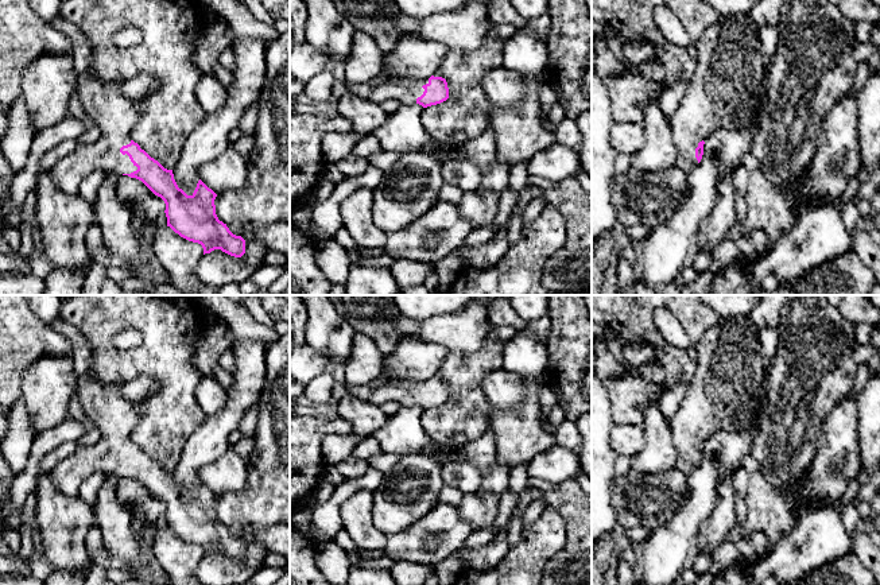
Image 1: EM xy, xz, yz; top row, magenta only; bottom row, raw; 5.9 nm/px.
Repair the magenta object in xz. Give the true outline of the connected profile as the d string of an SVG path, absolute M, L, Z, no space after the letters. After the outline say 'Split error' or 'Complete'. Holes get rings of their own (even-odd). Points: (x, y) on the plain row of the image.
M438 376L423 381L379 377L372 381L372 387L368 400L379 406L396 402L400 406L419 406L427 410L449 400L447 384Z. Split error

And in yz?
M749 317L720 318L717 324L706 330L701 341L695 345L695 349L698 353L695 375L687 384L687 391L679 408L668 419L671 437L678 453L675 468L686 476L694 472L701 464L705 441L714 431L751 427L756 417L763 417L767 402L764 357L761 355L757 328Z. Split error

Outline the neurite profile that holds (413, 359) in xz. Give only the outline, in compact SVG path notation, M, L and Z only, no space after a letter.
M406 337L392 355L384 356L380 377L430 380L437 376L443 360L451 352L441 345Z

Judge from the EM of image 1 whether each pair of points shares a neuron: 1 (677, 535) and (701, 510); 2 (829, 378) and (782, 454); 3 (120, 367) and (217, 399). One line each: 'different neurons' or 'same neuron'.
1: same neuron
2: same neuron
3: different neurons

